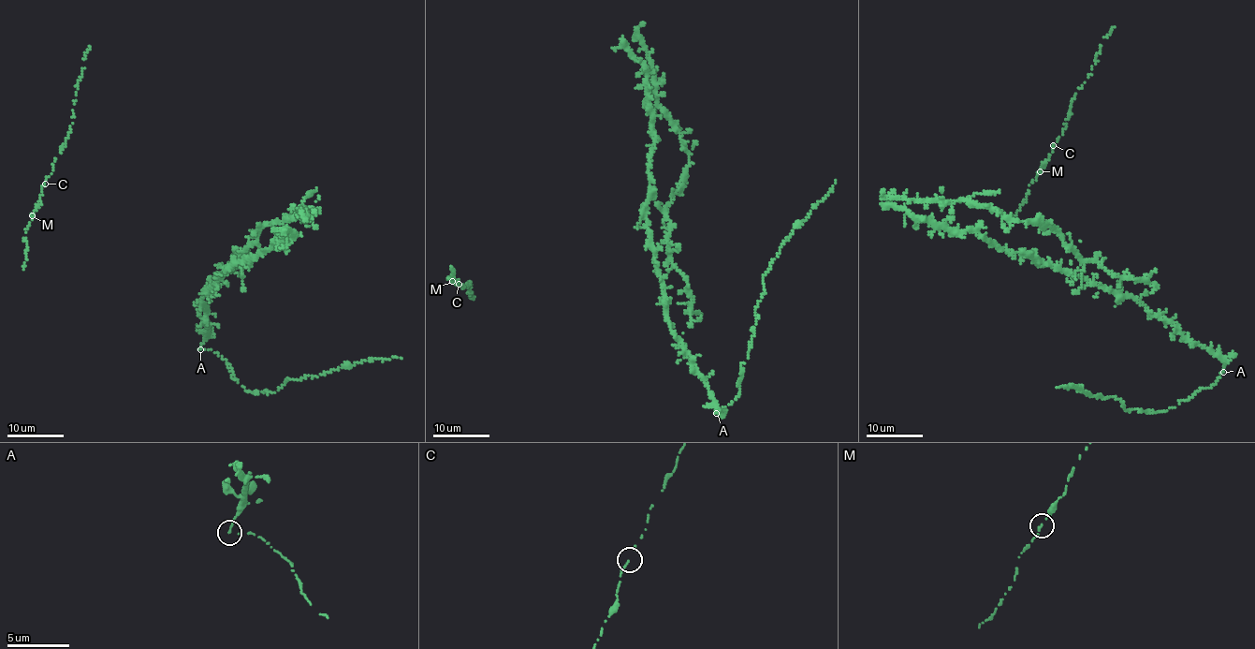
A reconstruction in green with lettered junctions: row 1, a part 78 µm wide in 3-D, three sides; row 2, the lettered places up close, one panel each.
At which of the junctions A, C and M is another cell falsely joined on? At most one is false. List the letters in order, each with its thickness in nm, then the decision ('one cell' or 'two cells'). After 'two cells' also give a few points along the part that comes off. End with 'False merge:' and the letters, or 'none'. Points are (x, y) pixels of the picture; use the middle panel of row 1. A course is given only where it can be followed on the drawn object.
A: calibre 150 nm; two cells; course (717, 412), (738, 396), (764, 274), (836, 179)
C: calibre 170 nm; one cell
M: calibre 150 nm; one cell
False merge: A

